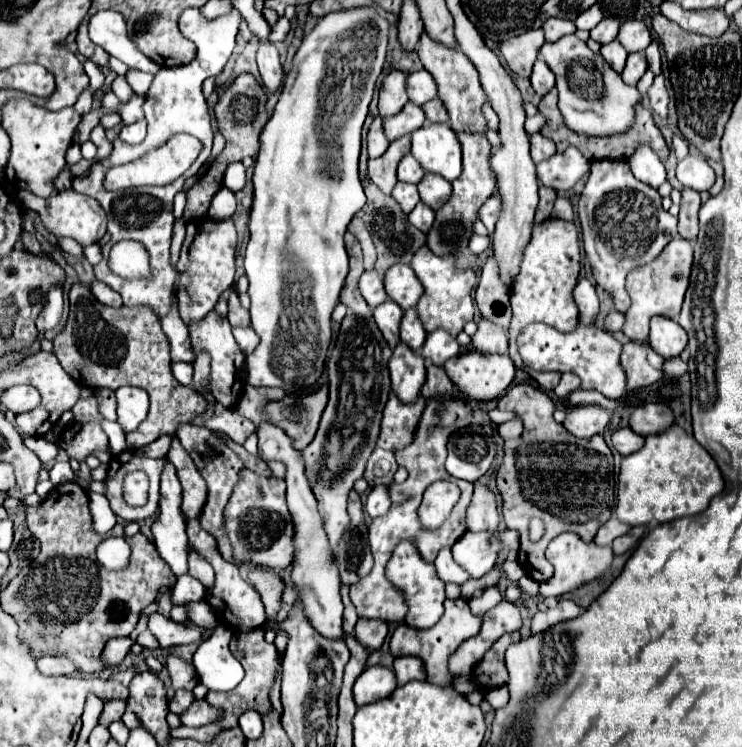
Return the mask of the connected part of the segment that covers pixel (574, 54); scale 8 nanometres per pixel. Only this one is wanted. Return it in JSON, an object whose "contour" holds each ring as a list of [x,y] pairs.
{"contour":[[[565,35],[555,43],[545,43],[539,55],[557,77],[559,111],[571,131],[585,137],[613,137],[631,131],[635,125],[635,107],[643,97],[639,89],[627,85],[599,53],[593,53],[575,35]]]}

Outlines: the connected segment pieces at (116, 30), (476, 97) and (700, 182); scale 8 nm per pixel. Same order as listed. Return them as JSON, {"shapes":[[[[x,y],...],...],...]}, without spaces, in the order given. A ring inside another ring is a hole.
{"shapes":[[[[99,11],[89,19],[89,37],[101,45],[109,55],[123,61],[129,69],[157,73],[159,67],[139,53],[137,45],[129,39],[125,19],[115,11]]],[[[425,33],[419,41],[417,53],[419,53],[419,59],[421,59],[423,67],[437,81],[437,91],[439,91],[437,95],[443,101],[447,113],[449,113],[451,129],[485,135],[487,133],[487,119],[483,117],[481,109],[487,103],[487,93],[483,91],[481,81],[479,81],[479,73],[475,69],[475,65],[469,61],[469,57],[459,53],[459,49],[447,49],[445,45],[439,45],[439,43],[431,41]]],[[[687,155],[677,165],[677,179],[695,191],[709,191],[715,183],[715,173],[703,155]]]]}

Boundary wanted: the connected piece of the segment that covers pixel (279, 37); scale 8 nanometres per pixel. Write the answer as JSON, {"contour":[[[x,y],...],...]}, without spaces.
{"contour":[[[279,17],[279,21],[271,27],[271,35],[269,35],[269,41],[273,43],[279,43],[287,37],[287,31],[289,31],[289,21],[285,17]]]}

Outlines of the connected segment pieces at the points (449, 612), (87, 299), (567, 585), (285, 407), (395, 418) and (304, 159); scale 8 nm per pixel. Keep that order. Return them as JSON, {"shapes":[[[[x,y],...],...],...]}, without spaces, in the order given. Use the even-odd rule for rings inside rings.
{"shapes":[[[[447,599],[445,601],[445,613],[439,619],[437,625],[433,625],[431,629],[423,629],[423,631],[415,631],[407,625],[399,625],[393,635],[391,635],[391,651],[393,657],[401,657],[401,655],[417,655],[423,659],[423,663],[427,665],[427,681],[433,685],[453,685],[455,677],[449,671],[449,657],[451,653],[457,651],[457,647],[469,639],[475,637],[481,629],[481,615],[473,615],[469,609],[469,603],[465,599]]],[[[73,283],[69,291],[71,311],[67,327],[53,339],[53,353],[63,369],[81,385],[89,389],[113,389],[121,385],[135,385],[149,393],[151,407],[147,419],[131,433],[127,433],[129,449],[139,449],[153,443],[161,435],[175,435],[179,423],[189,423],[205,409],[205,399],[193,387],[175,381],[171,373],[169,345],[161,323],[145,309],[137,313],[129,309],[113,309],[95,299],[91,287]]],[[[563,533],[549,543],[547,559],[555,567],[555,575],[549,581],[539,585],[539,593],[543,597],[559,597],[559,595],[565,595],[569,591],[577,589],[579,585],[583,585],[587,581],[593,581],[599,575],[603,575],[613,561],[613,549],[611,547],[601,547],[597,543],[585,543],[575,533]]],[[[321,387],[311,395],[287,395],[281,401],[271,401],[265,405],[265,411],[293,439],[293,445],[303,451],[315,437],[325,403],[327,387]]],[[[391,391],[385,411],[383,411],[377,447],[389,449],[389,451],[397,451],[397,449],[407,447],[411,443],[411,433],[415,431],[415,425],[419,421],[419,413],[423,411],[425,401],[427,399],[423,399],[423,395],[419,395],[417,401],[403,403]]],[[[351,7],[351,9],[333,11],[325,17],[321,17],[317,21],[317,25],[313,27],[313,31],[303,37],[303,43],[293,57],[293,67],[291,67],[291,71],[289,71],[289,75],[283,83],[283,91],[279,95],[275,111],[273,111],[271,119],[267,121],[267,125],[261,131],[261,149],[259,149],[259,155],[257,155],[257,161],[255,161],[255,171],[253,171],[255,195],[253,195],[253,207],[251,207],[251,219],[249,219],[251,239],[247,243],[244,259],[245,273],[247,273],[247,279],[249,279],[249,297],[251,297],[251,325],[253,325],[255,333],[261,337],[261,343],[257,345],[257,349],[251,355],[247,355],[247,361],[245,361],[245,371],[247,371],[245,381],[249,385],[279,387],[285,393],[299,393],[303,389],[313,387],[325,371],[327,349],[329,349],[329,343],[331,343],[331,313],[333,313],[335,305],[339,303],[339,293],[345,285],[345,277],[347,277],[347,271],[349,271],[347,251],[345,251],[345,245],[343,245],[343,235],[345,235],[347,225],[353,219],[353,215],[365,205],[365,193],[363,193],[359,173],[357,173],[359,149],[361,149],[361,127],[363,127],[363,121],[367,117],[367,107],[369,107],[373,91],[375,91],[375,81],[381,75],[383,63],[385,63],[389,27],[391,27],[391,23],[385,17],[381,17],[373,7]],[[283,325],[295,325],[295,327],[297,325],[317,325],[315,345],[303,343],[303,337],[299,339],[297,329],[289,329],[289,327],[283,329]]]]}

